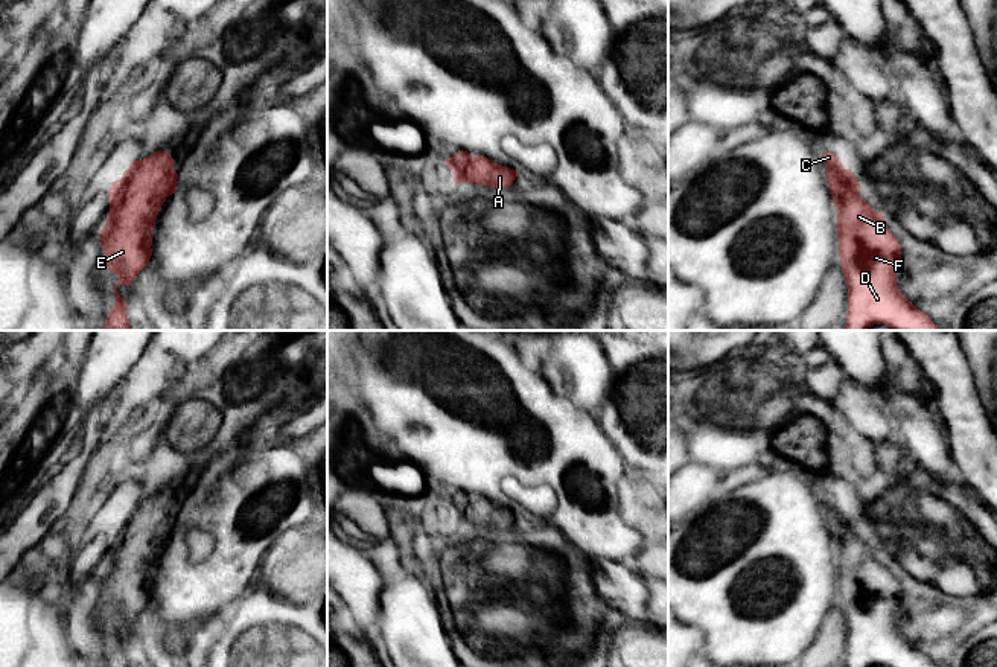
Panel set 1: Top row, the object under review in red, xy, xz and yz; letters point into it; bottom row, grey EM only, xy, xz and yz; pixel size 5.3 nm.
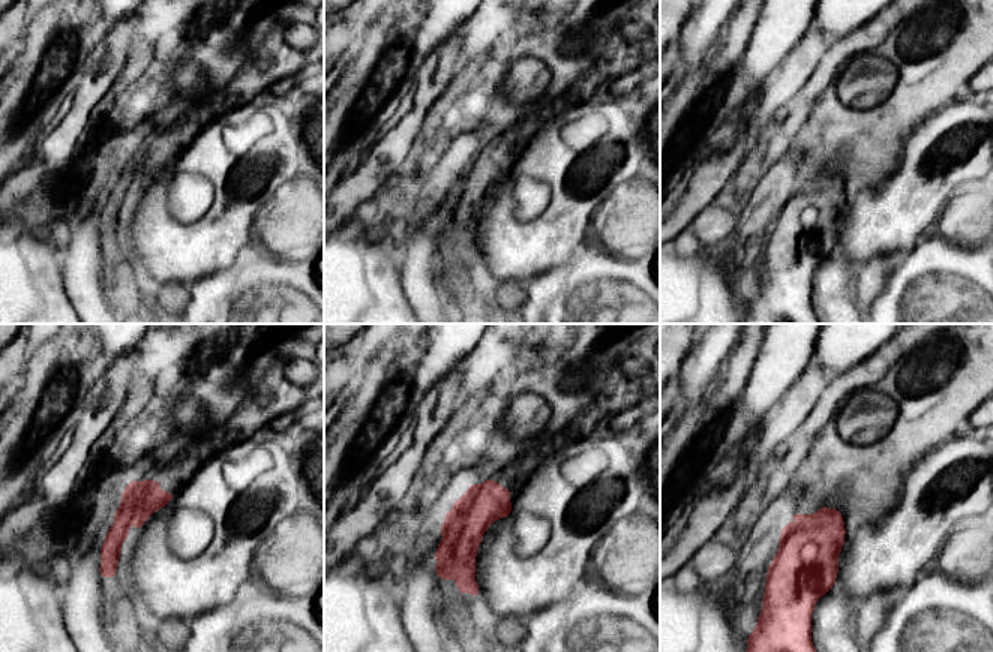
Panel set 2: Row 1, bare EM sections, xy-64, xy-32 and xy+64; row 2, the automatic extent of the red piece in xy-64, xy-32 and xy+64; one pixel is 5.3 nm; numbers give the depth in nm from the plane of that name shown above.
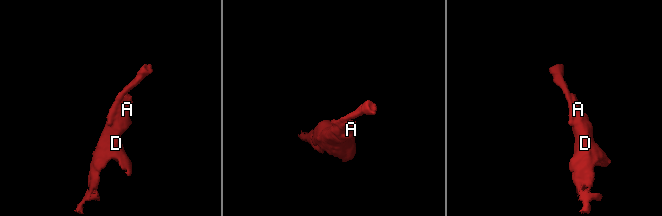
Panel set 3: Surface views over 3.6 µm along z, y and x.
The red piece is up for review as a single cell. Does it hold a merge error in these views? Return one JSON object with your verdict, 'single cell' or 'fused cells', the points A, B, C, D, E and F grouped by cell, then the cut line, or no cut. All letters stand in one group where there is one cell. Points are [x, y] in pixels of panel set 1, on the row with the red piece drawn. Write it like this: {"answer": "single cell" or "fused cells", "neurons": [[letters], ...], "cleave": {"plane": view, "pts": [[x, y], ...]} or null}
{"answer": "fused cells", "neurons": [["A", "B", "D", "E", "F"], ["C"]], "cleave": {"plane": "xy", "pts": [[122, 178], [124, 198], [104, 227]]}}

